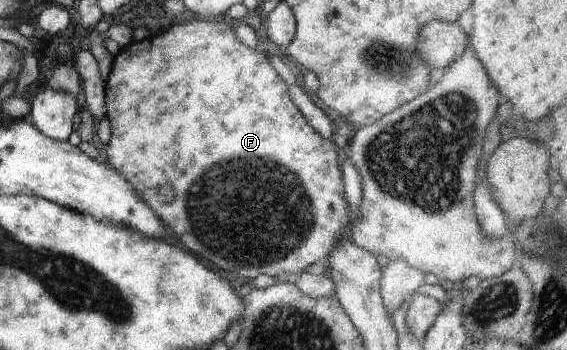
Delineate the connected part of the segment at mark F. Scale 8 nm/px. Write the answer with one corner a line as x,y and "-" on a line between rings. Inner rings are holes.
190,17
190,23
171,26
163,35
147,37
143,41
134,41
121,47
114,57
112,72
105,82
105,103
107,117
111,126
111,137
107,142
107,157
110,166
117,170
136,189
139,197
156,213
167,227
172,228
178,238
194,254
216,264
222,270
228,270
236,276
250,280
268,274
277,277
280,274
298,274
314,262
325,262
328,251
340,238
348,235
348,226
353,217
351,208
345,199
342,171
340,170
341,153
331,139
322,138
308,124
304,115
292,102
289,89
284,79
274,70
266,55
239,42
233,32
233,23
199,20
-
168,185
175,189
172,203
164,202
157,195
160,186

